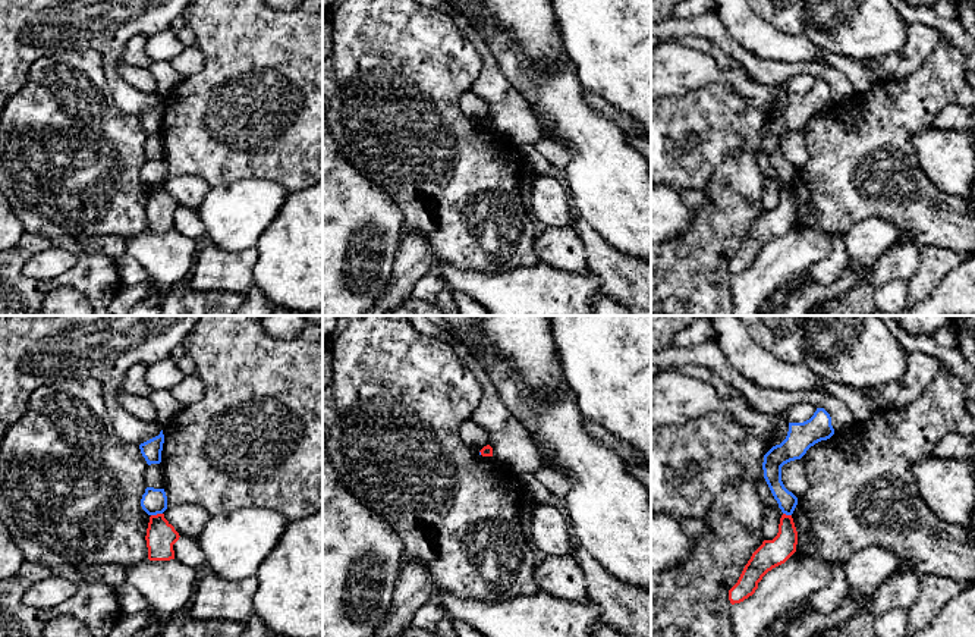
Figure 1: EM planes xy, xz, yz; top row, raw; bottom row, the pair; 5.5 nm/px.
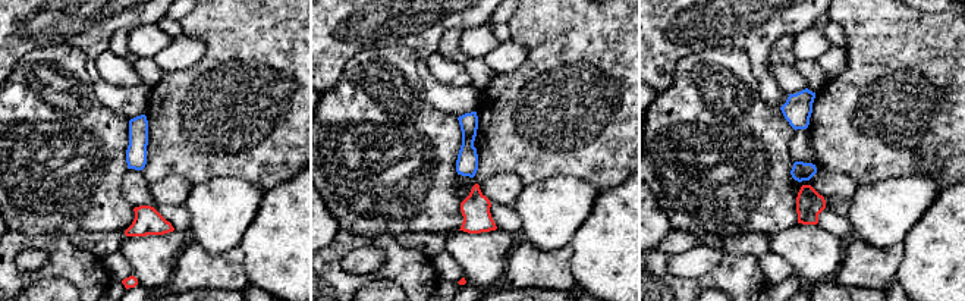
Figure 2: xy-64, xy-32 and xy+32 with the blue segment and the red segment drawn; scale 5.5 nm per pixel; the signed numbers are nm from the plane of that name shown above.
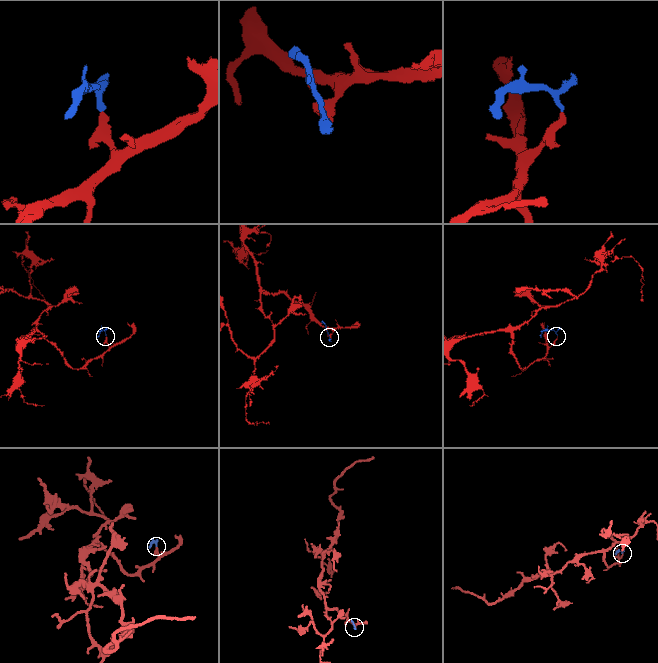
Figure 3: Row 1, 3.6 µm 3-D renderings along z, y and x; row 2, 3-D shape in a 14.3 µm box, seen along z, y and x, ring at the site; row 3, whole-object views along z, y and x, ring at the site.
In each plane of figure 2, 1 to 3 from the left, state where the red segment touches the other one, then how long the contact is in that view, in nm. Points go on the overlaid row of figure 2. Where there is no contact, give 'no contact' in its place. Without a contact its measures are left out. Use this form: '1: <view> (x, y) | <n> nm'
1: no contact
2: no contact
3: no contact

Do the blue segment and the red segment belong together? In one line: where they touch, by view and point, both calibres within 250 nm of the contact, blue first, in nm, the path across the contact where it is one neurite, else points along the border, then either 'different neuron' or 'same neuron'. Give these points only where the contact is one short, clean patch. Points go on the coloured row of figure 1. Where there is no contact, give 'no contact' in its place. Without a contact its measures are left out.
meets blue in xy at (156, 514); 140 nm thick on the blue side, 160 nm on the other; border along xy (162, 512), (151, 515); different neuron

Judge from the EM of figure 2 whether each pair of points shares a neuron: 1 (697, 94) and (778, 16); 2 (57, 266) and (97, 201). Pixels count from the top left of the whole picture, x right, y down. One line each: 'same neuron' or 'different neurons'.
1: different neurons
2: different neurons

